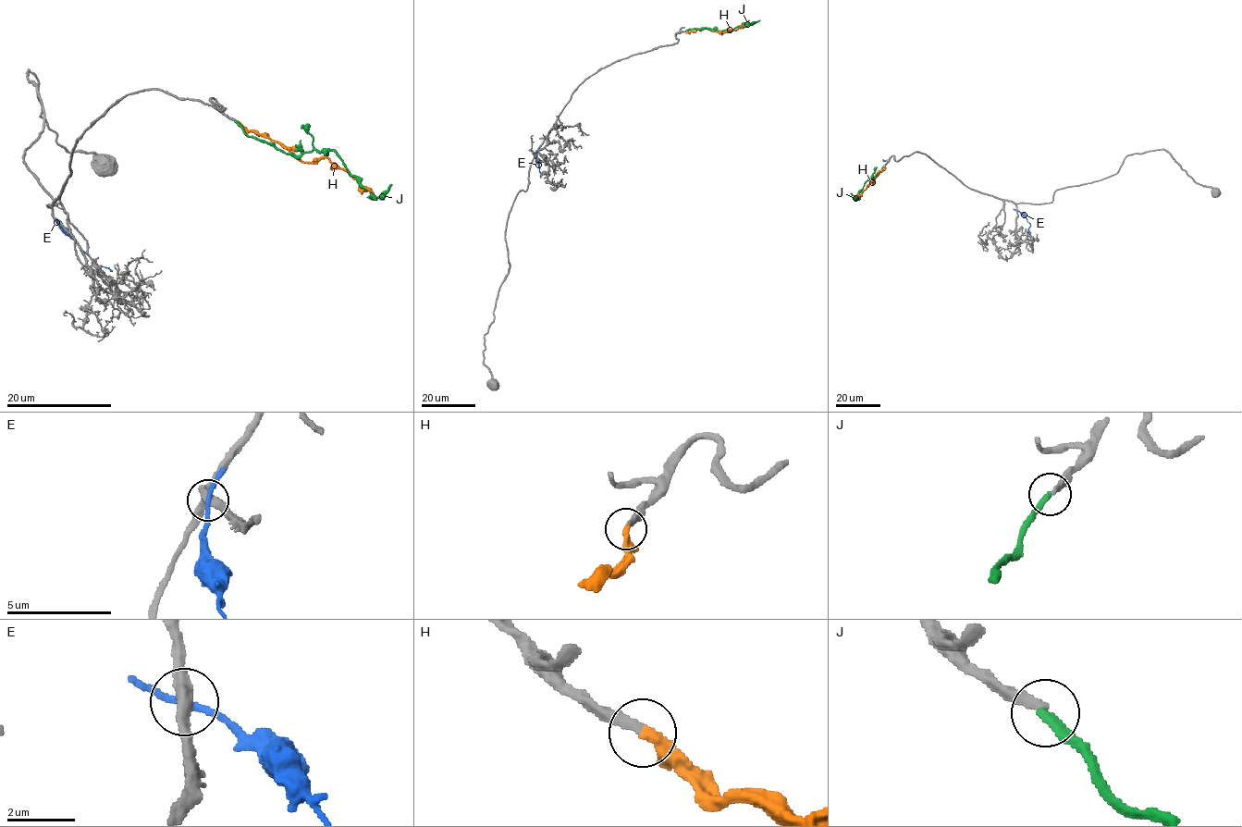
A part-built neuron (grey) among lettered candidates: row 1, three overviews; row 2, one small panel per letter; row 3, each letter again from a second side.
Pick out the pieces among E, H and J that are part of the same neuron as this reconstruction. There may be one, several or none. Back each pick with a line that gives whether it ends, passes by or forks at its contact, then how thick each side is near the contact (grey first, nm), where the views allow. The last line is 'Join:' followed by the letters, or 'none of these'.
H: it ends | 240/320 nm
Join: H

